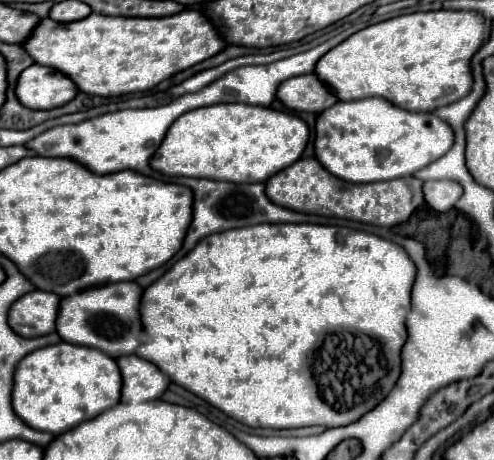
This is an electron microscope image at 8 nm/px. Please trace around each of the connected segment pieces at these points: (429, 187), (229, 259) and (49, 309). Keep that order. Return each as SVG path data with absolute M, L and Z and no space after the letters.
M425 181L423 193L425 193L425 201L435 211L447 211L463 195L463 187L455 181Z
M263 223L201 239L193 251L179 259L161 279L151 283L143 291L141 299L141 321L143 321L143 345L137 355L155 363L173 383L185 387L197 397L209 401L229 417L249 427L271 427L271 429L293 429L293 427L343 427L361 419L367 411L375 409L385 395L393 389L401 375L401 349L407 341L405 319L411 311L411 287L415 283L417 267L409 253L383 237L331 225L313 223Z
M31 291L9 309L9 325L21 337L41 337L55 331L61 297L47 291Z

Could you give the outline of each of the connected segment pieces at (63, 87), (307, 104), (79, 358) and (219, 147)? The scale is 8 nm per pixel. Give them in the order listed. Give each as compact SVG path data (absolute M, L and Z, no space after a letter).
M31 65L19 75L19 87L15 87L17 99L27 109L53 109L61 107L75 97L77 89L65 75L51 71L51 67Z
M307 73L283 81L277 89L277 97L289 109L311 111L311 113L321 113L339 101L337 95L331 93L331 89L325 83L321 83L315 73Z
M61 341L57 345L37 349L19 361L19 365L15 369L13 409L29 427L33 427L37 431L61 435L63 431L69 431L71 427L79 425L81 421L93 419L95 415L115 407L115 403L121 401L119 399L119 387L121 385L123 385L123 381L121 381L119 367L117 367L115 359L111 359L109 355L105 355L99 349L79 347L79 345L71 345L71 343Z
M219 103L181 115L151 157L151 167L165 175L205 177L231 183L263 183L295 163L309 141L309 125L283 111L261 105Z

